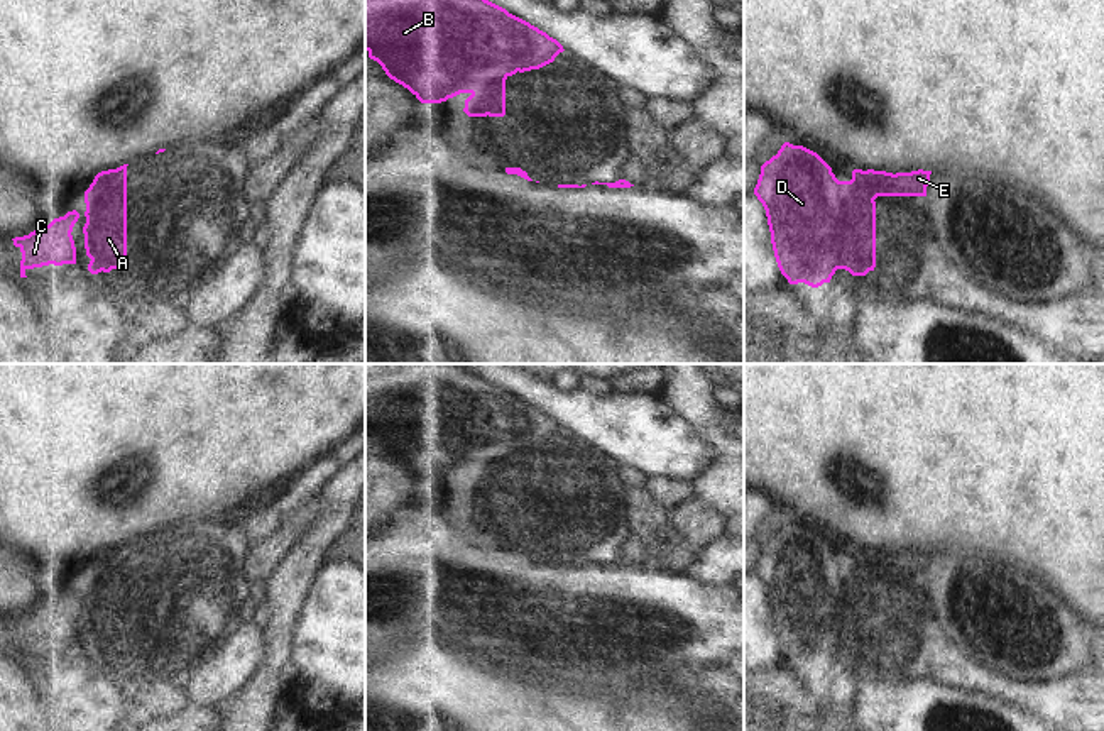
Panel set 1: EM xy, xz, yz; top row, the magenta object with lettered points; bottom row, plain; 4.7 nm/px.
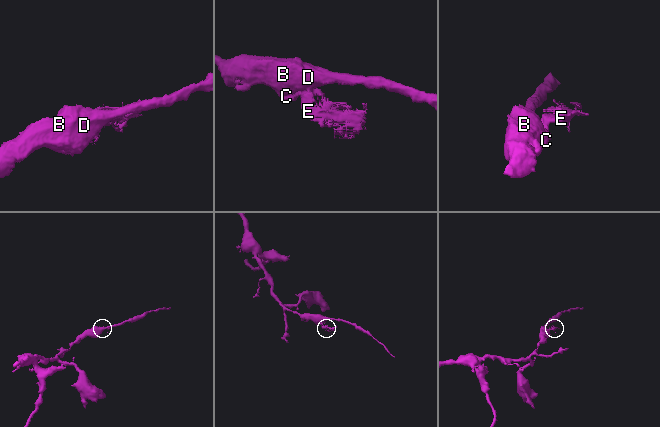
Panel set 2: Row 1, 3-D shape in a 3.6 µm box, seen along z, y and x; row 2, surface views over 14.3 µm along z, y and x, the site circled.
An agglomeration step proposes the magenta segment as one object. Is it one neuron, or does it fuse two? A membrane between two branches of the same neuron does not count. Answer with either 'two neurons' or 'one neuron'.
two neurons

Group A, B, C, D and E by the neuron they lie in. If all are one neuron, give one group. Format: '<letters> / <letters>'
A B C D / E

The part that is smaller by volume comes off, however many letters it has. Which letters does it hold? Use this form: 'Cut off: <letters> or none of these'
Cut off: E

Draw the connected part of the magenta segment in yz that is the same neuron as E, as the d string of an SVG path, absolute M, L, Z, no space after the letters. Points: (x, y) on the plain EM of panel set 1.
M874 548L852 550L852 572L862 579L877 575L926 575L932 550L886 552Z

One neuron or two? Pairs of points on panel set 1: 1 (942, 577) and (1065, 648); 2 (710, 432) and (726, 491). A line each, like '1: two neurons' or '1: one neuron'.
1: one neuron
2: one neuron

